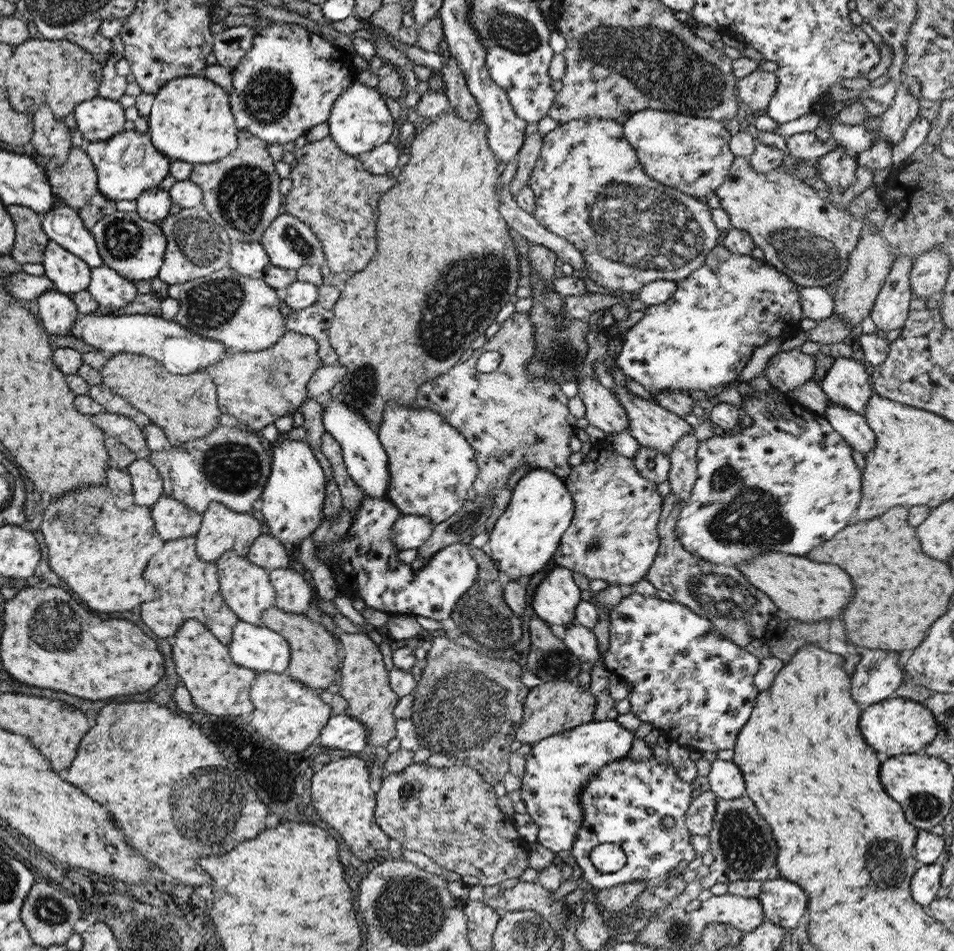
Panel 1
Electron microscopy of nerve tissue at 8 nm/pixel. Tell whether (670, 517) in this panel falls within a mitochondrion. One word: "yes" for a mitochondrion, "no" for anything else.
no

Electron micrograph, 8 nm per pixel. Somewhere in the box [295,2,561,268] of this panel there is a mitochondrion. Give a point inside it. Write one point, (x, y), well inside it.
(512, 32)

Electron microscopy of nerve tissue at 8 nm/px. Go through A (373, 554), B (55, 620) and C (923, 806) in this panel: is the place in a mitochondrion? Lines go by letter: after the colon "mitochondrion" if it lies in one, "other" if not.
A: other
B: mitochondrion
C: mitochondrion

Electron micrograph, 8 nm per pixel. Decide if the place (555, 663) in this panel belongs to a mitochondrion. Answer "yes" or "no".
yes

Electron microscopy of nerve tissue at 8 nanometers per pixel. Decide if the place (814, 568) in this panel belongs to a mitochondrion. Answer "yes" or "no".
no

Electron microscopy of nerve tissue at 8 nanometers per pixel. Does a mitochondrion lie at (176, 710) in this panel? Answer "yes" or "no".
no

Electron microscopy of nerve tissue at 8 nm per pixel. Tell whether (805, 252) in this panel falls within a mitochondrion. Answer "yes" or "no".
yes

